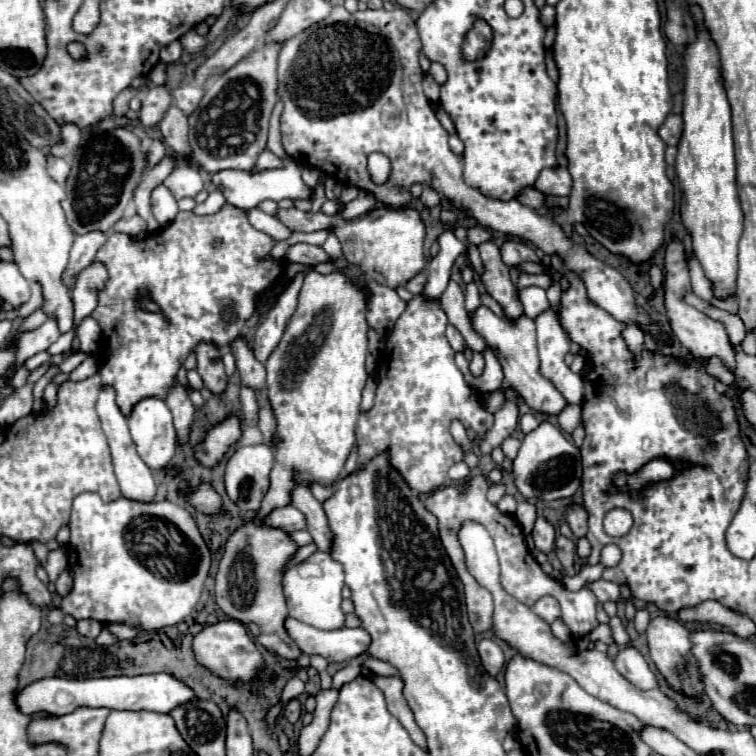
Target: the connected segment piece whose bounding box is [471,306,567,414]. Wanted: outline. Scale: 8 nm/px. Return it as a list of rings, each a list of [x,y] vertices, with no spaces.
[[[487,306],[477,308],[477,312],[473,314],[473,330],[495,350],[495,354],[499,356],[499,362],[503,366],[505,372],[505,382],[503,388],[511,386],[519,392],[519,396],[537,412],[545,412],[545,414],[559,414],[567,402],[563,400],[563,396],[555,390],[555,386],[545,380],[539,374],[539,358],[537,358],[537,346],[535,346],[535,322],[521,314],[521,318],[517,320],[517,324],[507,324],[503,318],[497,318]]]

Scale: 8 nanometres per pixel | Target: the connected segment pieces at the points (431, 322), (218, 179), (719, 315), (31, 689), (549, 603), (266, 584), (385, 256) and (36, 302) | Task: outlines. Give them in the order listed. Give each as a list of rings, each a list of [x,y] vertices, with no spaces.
[[[423,294],[413,296],[413,300],[409,300],[409,304],[407,304],[407,310],[401,314],[401,318],[399,318],[397,324],[393,326],[391,334],[385,338],[383,348],[381,348],[381,352],[379,352],[379,360],[377,360],[379,366],[377,366],[377,394],[375,394],[375,404],[373,404],[373,408],[371,408],[369,412],[361,414],[361,416],[359,416],[359,422],[357,422],[359,466],[363,466],[365,462],[369,462],[375,454],[383,452],[385,448],[391,448],[391,450],[389,450],[389,460],[391,460],[391,464],[401,472],[401,476],[405,478],[405,482],[407,482],[413,490],[417,490],[417,492],[433,492],[433,490],[441,488],[441,486],[447,482],[447,470],[449,470],[449,466],[455,464],[455,462],[459,462],[459,460],[463,460],[463,458],[461,458],[461,448],[459,448],[459,444],[457,444],[457,442],[451,438],[451,434],[449,434],[449,424],[451,424],[451,420],[457,418],[457,420],[463,422],[465,428],[473,428],[473,430],[477,432],[477,442],[475,442],[475,444],[481,442],[481,438],[485,436],[485,432],[493,426],[493,414],[487,412],[487,410],[483,410],[481,398],[479,398],[479,396],[475,394],[475,390],[465,382],[465,378],[457,378],[459,372],[457,372],[453,354],[455,354],[455,350],[449,346],[449,342],[447,342],[447,338],[445,338],[445,326],[441,324],[441,302],[439,302],[439,300],[429,300],[429,298],[425,298]]]
[[[289,162],[285,168],[281,170],[265,170],[259,174],[249,174],[249,172],[241,172],[241,170],[221,170],[217,174],[213,174],[213,184],[219,186],[219,190],[225,194],[227,202],[237,206],[237,208],[255,208],[259,202],[263,200],[297,200],[297,198],[307,198],[313,194],[313,188],[305,186],[301,180],[301,164],[297,162]]]
[[[691,292],[689,296],[685,296],[685,302],[691,304],[691,306],[695,306],[697,310],[705,312],[711,320],[721,322],[721,324],[725,326],[725,330],[727,330],[727,334],[729,334],[733,346],[739,346],[739,344],[743,342],[743,338],[745,338],[747,332],[745,332],[745,324],[743,324],[743,320],[741,320],[737,314],[731,314],[731,312],[727,312],[727,310],[715,308],[715,306],[711,306],[709,302],[705,302],[705,300],[701,300],[699,296],[695,296],[693,292]]]
[[[147,674],[147,676],[115,676],[97,680],[65,680],[65,678],[43,678],[29,684],[17,696],[17,706],[25,714],[45,710],[53,716],[63,716],[79,706],[105,706],[111,710],[151,710],[151,712],[171,712],[173,708],[197,700],[193,688],[183,680],[169,674]]]
[[[543,596],[543,598],[539,598],[539,600],[531,606],[531,610],[533,610],[537,616],[541,616],[547,624],[555,622],[555,620],[559,618],[559,614],[561,614],[559,602],[557,602],[553,596]]]
[[[259,520],[247,522],[237,528],[235,534],[231,534],[215,576],[215,600],[219,608],[229,618],[243,622],[268,651],[289,660],[297,660],[301,652],[297,652],[297,644],[283,628],[287,606],[281,590],[281,570],[295,550],[297,544],[287,532],[267,528]]]
[[[279,208],[275,218],[293,232],[317,232],[329,230],[341,240],[343,256],[349,264],[359,266],[369,280],[377,284],[397,288],[409,282],[425,268],[425,224],[415,208],[375,208],[359,218],[347,220],[341,214],[327,216],[323,212],[301,212],[297,208]]]
[[[31,284],[31,298],[29,298],[21,308],[17,308],[17,312],[19,312],[21,318],[25,318],[25,316],[33,314],[37,308],[41,308],[41,304],[43,304],[41,286],[39,286],[39,284]]]

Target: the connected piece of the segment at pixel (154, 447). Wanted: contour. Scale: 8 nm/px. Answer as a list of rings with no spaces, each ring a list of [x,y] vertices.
[[[149,396],[139,400],[127,416],[133,442],[149,468],[165,468],[175,454],[177,432],[165,400]]]

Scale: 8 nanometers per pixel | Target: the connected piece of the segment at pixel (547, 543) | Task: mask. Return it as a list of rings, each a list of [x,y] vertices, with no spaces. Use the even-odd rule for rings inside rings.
[[[537,518],[535,528],[533,528],[533,538],[535,538],[535,548],[549,554],[555,546],[555,528],[551,522],[545,518]]]

